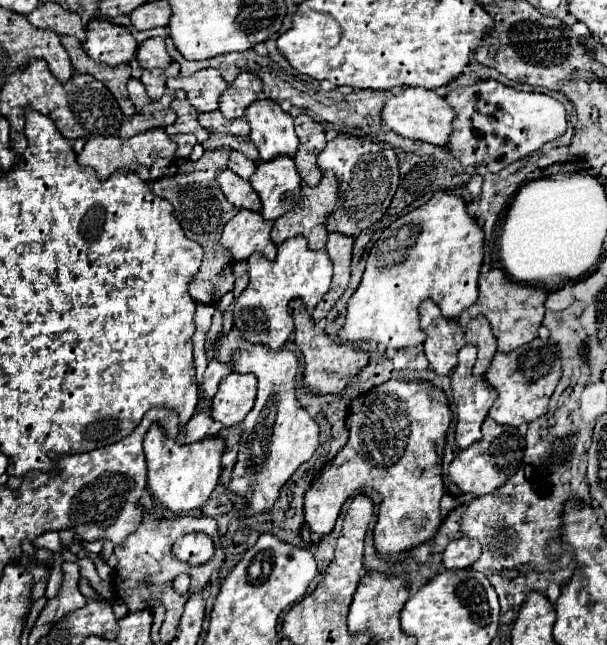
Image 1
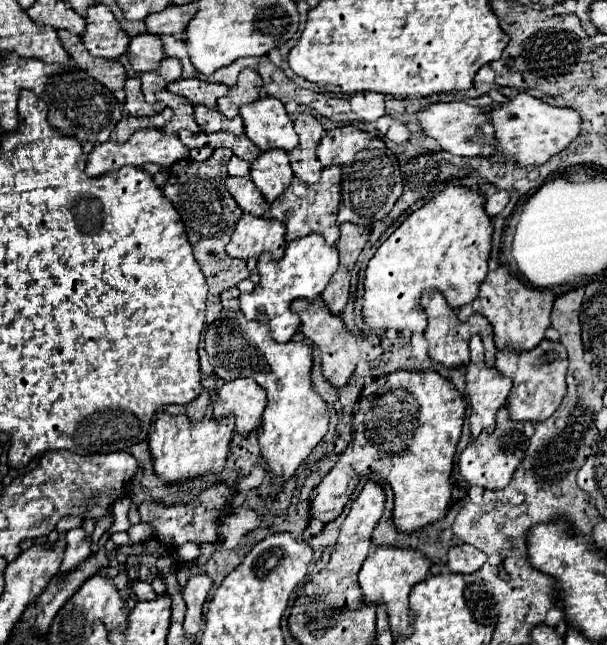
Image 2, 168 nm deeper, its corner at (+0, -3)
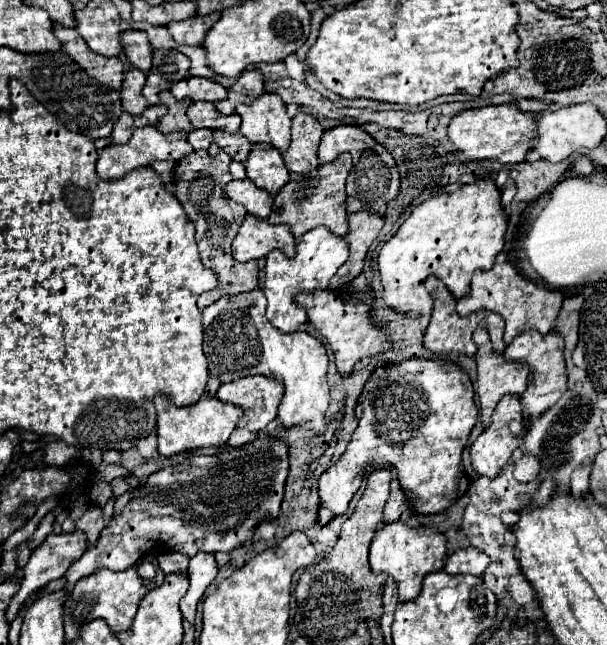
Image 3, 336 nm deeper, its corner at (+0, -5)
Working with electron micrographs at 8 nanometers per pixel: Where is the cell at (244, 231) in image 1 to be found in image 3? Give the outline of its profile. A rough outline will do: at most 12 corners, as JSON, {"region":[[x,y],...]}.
{"region":[[246,215],[232,241],[236,261],[282,249],[296,255],[288,225]]}

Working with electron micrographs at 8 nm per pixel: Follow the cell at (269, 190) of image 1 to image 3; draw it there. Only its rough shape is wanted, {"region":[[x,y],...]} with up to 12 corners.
{"region":[[258,143],[244,163],[256,187],[276,193],[288,183],[282,153]]}

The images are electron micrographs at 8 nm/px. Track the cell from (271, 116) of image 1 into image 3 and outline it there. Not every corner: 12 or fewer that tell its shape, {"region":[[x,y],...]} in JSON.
{"region":[[280,95],[240,103],[250,143],[288,149],[292,119]]}

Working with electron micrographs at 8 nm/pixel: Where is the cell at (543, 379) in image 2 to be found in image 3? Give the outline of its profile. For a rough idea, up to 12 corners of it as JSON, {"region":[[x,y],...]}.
{"region":[[528,329],[504,351],[530,367],[520,397],[526,419],[568,389],[564,337]]}

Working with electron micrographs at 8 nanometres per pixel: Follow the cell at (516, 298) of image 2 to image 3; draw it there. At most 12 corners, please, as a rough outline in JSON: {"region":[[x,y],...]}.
{"region":[[516,265],[476,271],[458,313],[490,309],[504,341],[552,331],[564,295],[524,279]]}

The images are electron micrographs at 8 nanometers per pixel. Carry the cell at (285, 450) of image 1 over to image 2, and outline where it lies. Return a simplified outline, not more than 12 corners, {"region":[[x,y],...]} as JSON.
{"region":[[242,311],[206,327],[220,379],[266,391],[258,427],[272,479],[288,481],[328,431],[312,347],[276,343]]}

